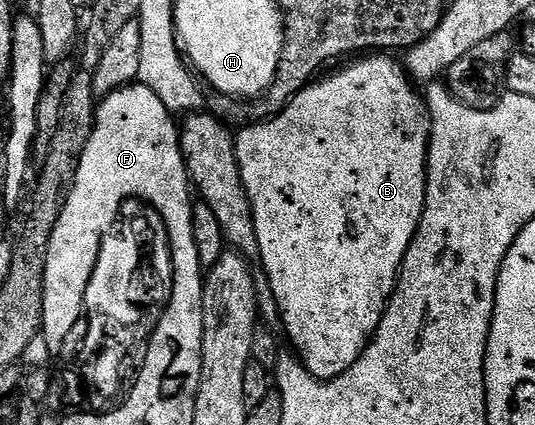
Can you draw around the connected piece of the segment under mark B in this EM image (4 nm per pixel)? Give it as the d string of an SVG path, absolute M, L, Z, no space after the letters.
M366 55L361 59L351 60L354 61L351 65L346 65L327 77L319 76L311 81L269 119L247 124L236 133L234 150L238 156L240 175L254 216L258 244L257 260L262 261L261 272L266 274L272 287L272 295L278 304L280 325L281 328L286 328L286 333L294 344L293 352L300 364L310 372L310 376L318 381L330 381L333 377L348 371L348 367L356 363L356 359L365 351L370 338L378 330L382 312L386 309L390 294L394 292L394 282L398 280L402 259L416 235L418 223L422 218L422 207L426 202L428 114L423 98L414 94L415 86L405 68L399 62L397 65L390 57L393 56Z

